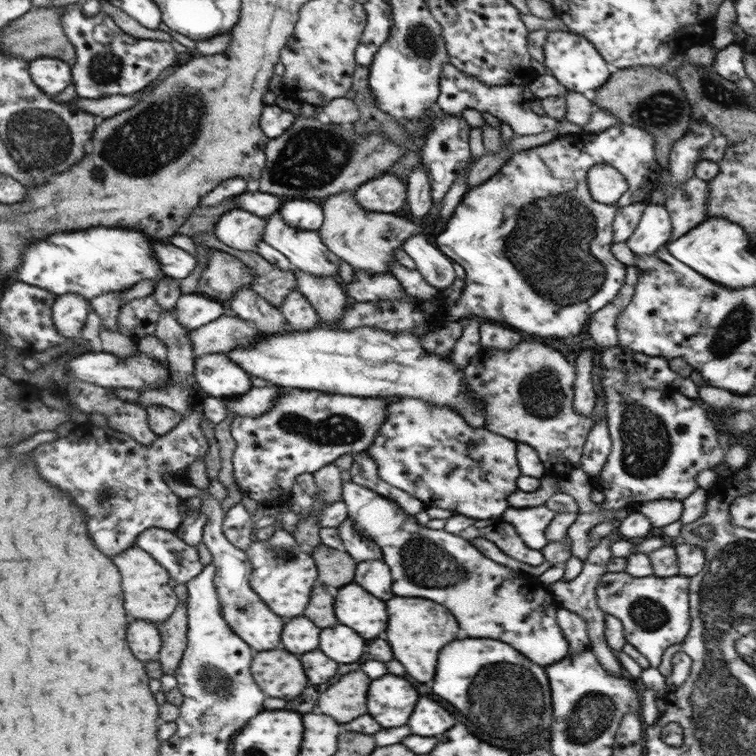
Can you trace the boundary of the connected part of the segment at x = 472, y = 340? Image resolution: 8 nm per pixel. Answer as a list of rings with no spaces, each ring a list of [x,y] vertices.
[[[470,319],[468,324],[463,328],[462,336],[452,347],[448,358],[456,366],[456,370],[463,371],[468,366],[471,359],[480,352],[480,325],[482,321]]]

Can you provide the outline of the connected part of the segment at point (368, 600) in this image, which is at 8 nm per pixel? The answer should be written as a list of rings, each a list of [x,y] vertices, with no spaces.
[[[358,584],[334,590],[334,610],[342,624],[354,628],[362,638],[376,638],[388,626],[386,604]]]

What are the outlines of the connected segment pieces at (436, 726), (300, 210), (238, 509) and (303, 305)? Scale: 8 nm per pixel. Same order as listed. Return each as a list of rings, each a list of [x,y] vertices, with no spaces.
[[[422,698],[416,704],[414,714],[408,720],[408,726],[412,734],[422,734],[422,736],[438,736],[444,734],[454,726],[454,716],[436,700]]]
[[[292,199],[279,208],[286,223],[300,231],[318,231],[324,220],[323,208],[319,201]]]
[[[242,503],[232,506],[223,518],[224,536],[234,545],[245,551],[254,540],[255,521]]]
[[[299,291],[288,293],[280,306],[285,321],[296,331],[312,330],[319,324],[319,316],[310,301]]]

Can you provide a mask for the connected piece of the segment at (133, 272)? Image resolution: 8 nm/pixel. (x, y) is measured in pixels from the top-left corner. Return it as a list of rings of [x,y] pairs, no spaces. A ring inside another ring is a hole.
[[[91,227],[57,233],[28,247],[18,275],[21,282],[56,296],[71,293],[88,300],[108,292],[126,291],[143,281],[154,282],[156,286],[166,276],[154,258],[150,241],[133,228]]]

